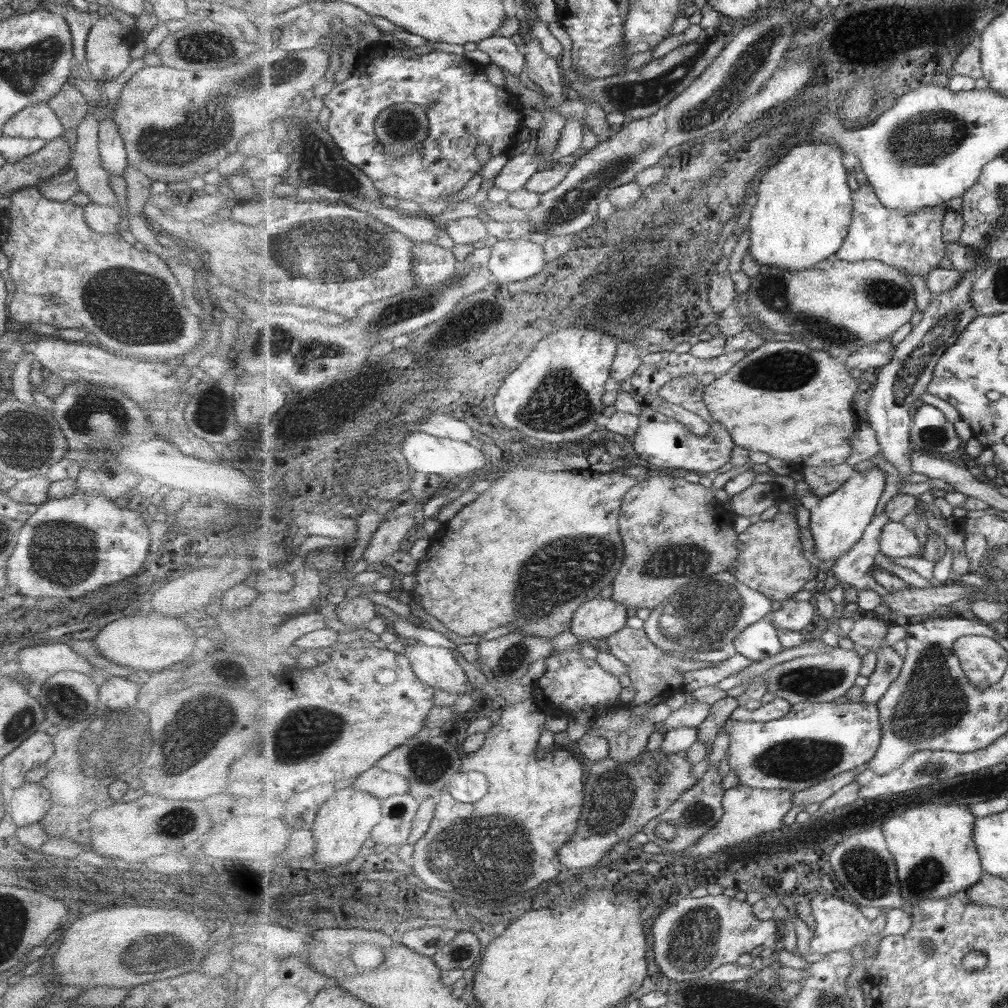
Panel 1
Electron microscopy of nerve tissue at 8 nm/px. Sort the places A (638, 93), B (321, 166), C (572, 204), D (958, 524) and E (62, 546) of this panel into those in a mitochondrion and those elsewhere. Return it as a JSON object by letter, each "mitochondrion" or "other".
{"A":"mitochondrion","B":"mitochondrion","C":"mitochondrion","D":"other","E":"mitochondrion"}

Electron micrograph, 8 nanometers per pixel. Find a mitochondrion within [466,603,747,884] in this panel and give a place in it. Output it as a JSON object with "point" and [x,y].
{"point":[617,793]}

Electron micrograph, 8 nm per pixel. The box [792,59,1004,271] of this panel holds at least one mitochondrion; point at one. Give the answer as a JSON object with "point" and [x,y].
{"point":[937,135]}

